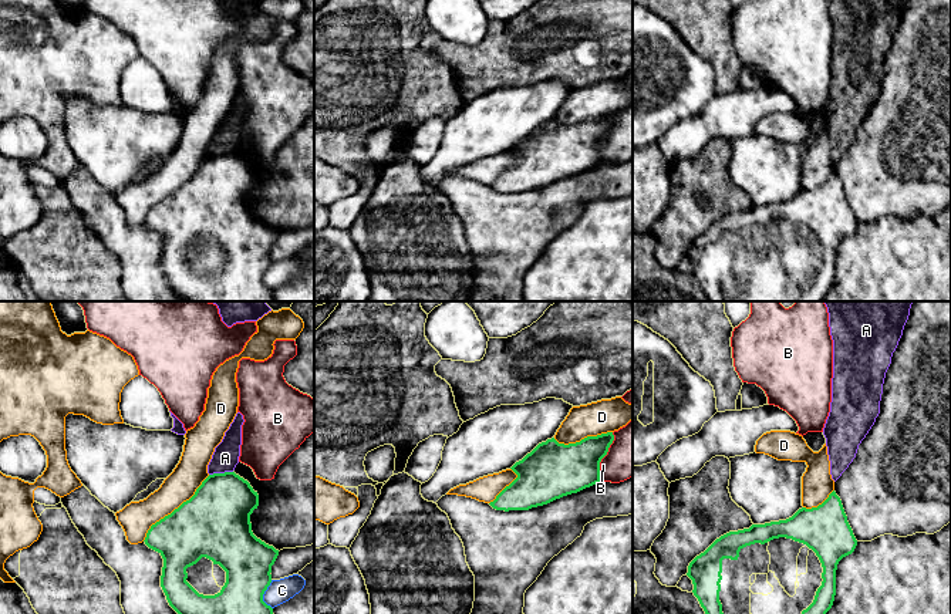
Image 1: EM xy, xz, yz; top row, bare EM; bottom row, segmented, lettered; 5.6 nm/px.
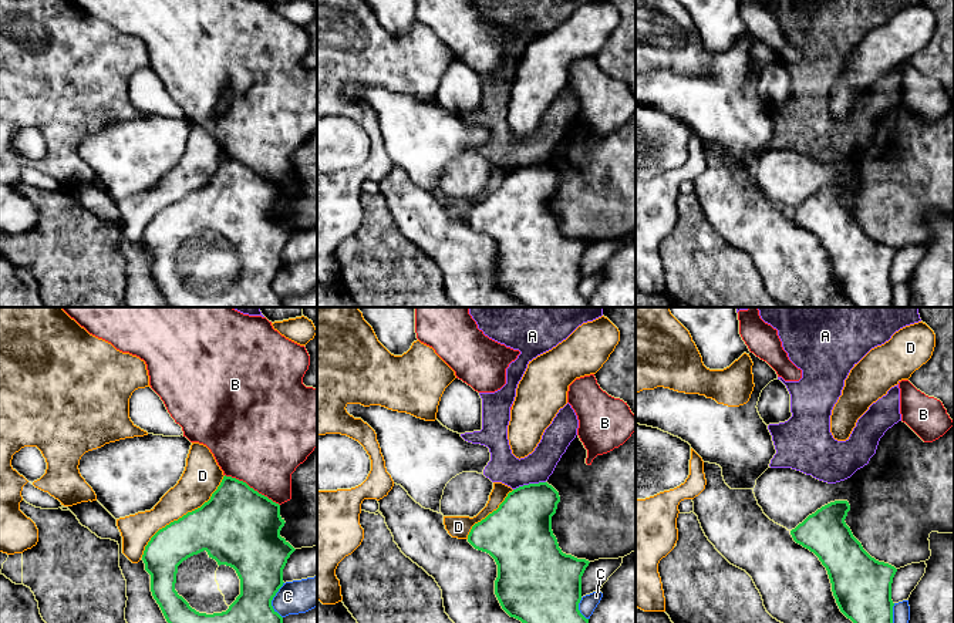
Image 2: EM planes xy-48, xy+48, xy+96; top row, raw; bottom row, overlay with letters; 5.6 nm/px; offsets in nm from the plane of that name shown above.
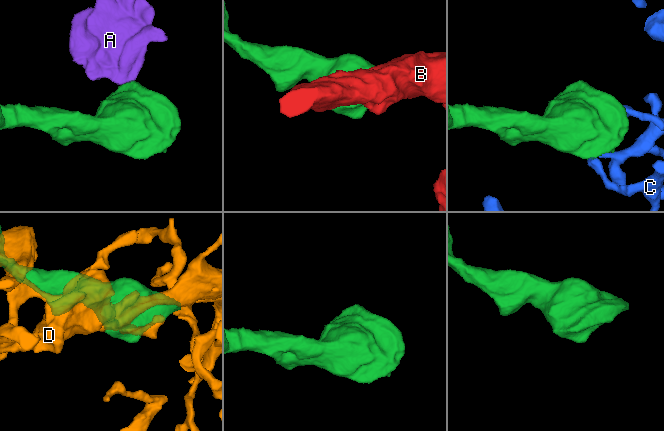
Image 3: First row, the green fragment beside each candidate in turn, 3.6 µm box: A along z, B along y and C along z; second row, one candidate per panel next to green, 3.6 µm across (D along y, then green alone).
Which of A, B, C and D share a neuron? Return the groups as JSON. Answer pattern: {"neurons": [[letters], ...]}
{"neurons": [["A"], ["B"], ["C"], ["D"]]}

